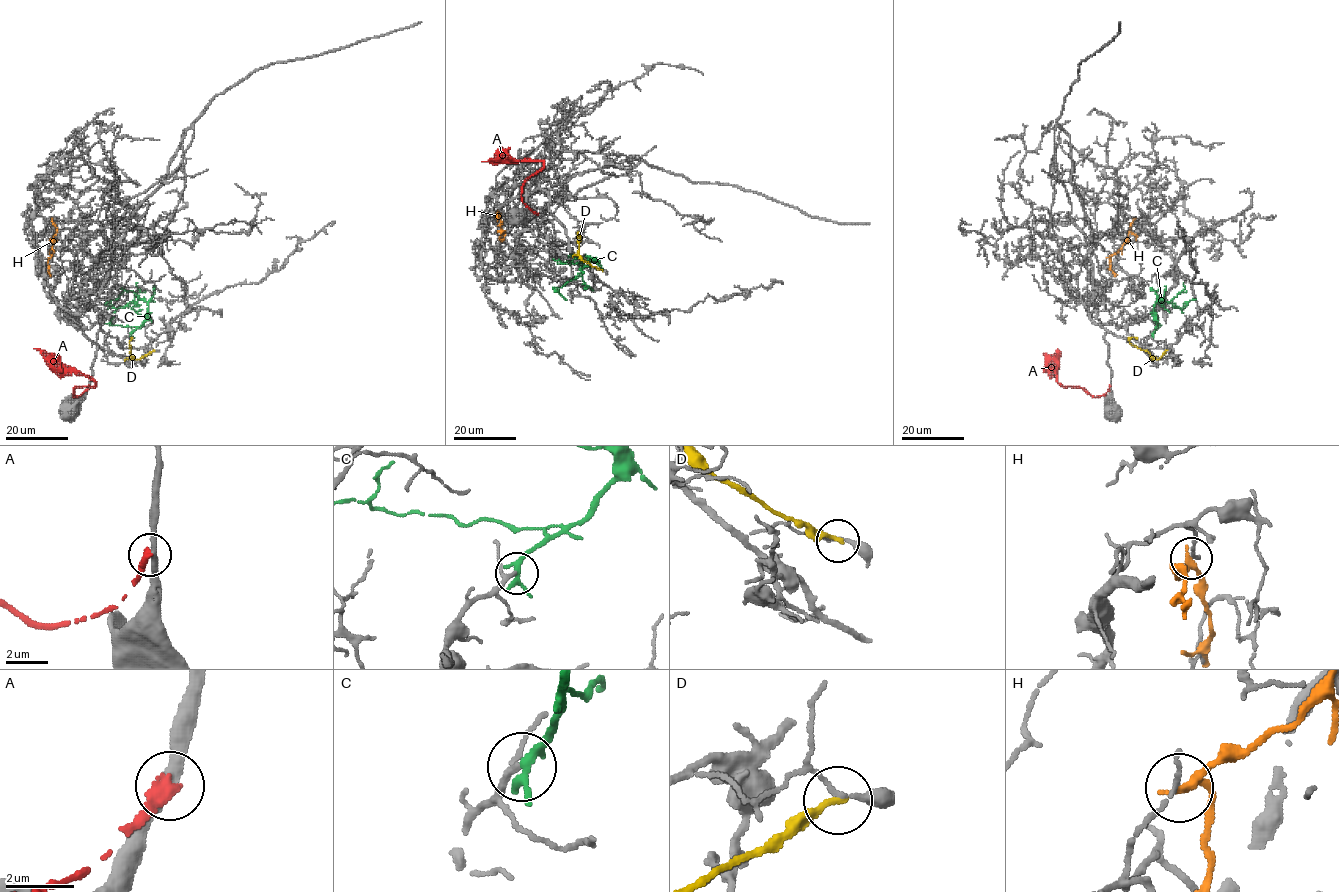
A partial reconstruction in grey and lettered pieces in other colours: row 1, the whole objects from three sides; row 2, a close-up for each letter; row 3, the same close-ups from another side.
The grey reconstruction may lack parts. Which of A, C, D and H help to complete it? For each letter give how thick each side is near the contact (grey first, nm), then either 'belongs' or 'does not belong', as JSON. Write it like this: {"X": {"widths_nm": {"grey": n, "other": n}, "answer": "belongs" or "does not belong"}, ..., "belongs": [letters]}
{"A": {"widths_nm": {"grey": 340, "other": 420}, "answer": "does not belong"}, "C": {"widths_nm": {"grey": 160, "other": 260}, "answer": "belongs"}, "D": {"widths_nm": {"grey": 150, "other": 190}, "answer": "does not belong"}, "H": {"widths_nm": {"grey": 140, "other": 220}, "answer": "does not belong"}, "belongs": ["C"]}

